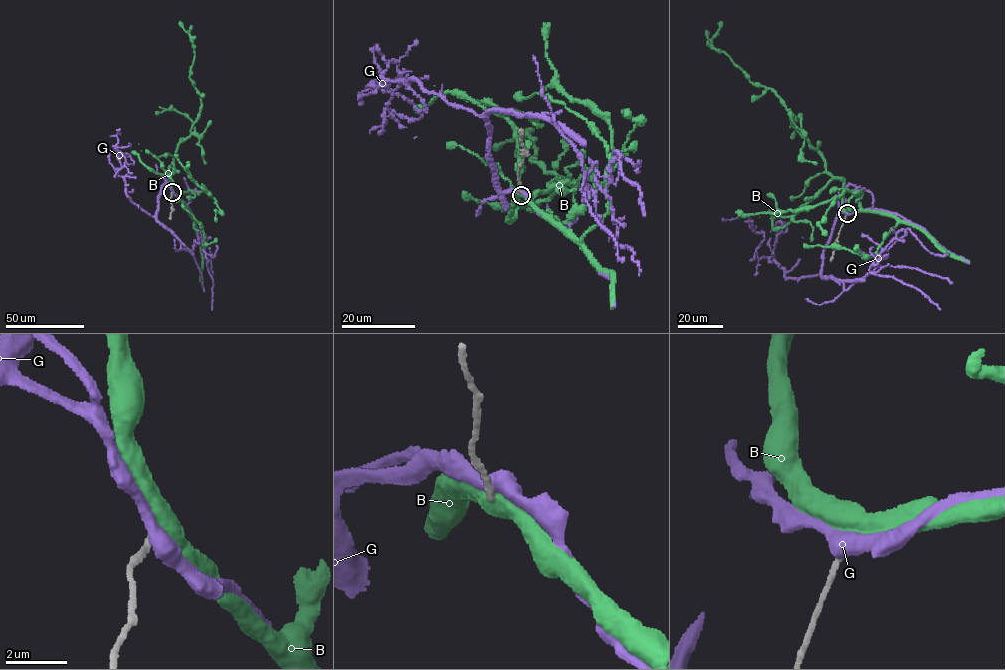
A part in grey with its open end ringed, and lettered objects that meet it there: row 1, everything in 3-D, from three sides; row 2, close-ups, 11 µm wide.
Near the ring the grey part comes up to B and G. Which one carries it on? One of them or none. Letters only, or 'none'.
none

